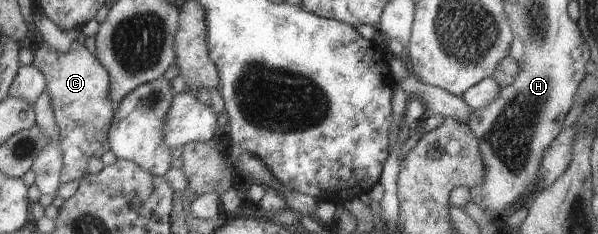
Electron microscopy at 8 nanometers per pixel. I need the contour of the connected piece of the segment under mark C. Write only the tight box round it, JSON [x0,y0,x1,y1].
[31,42,117,183]

